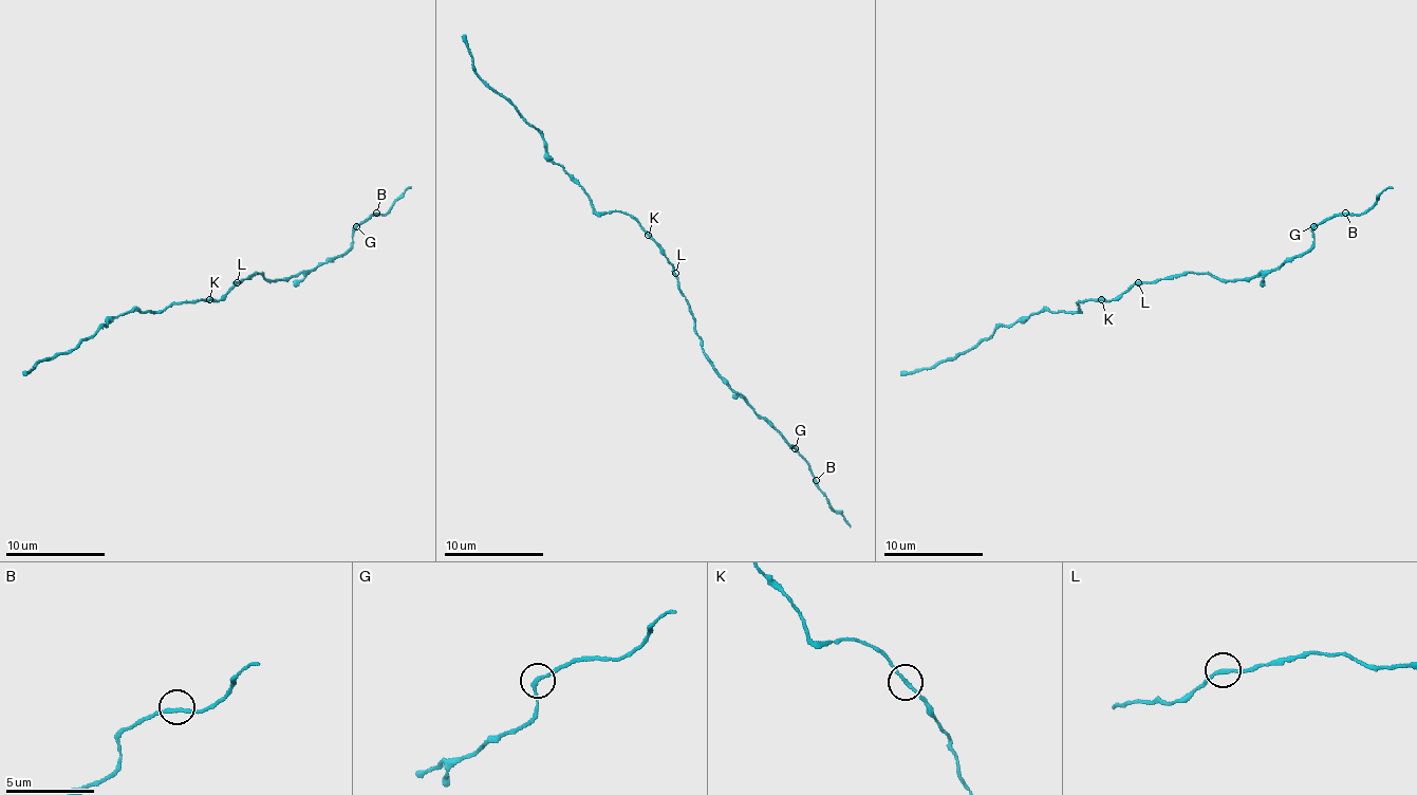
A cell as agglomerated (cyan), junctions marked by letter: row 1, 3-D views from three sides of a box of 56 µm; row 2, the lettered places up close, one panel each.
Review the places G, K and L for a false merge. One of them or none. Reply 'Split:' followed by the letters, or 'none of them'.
Split: none of them

